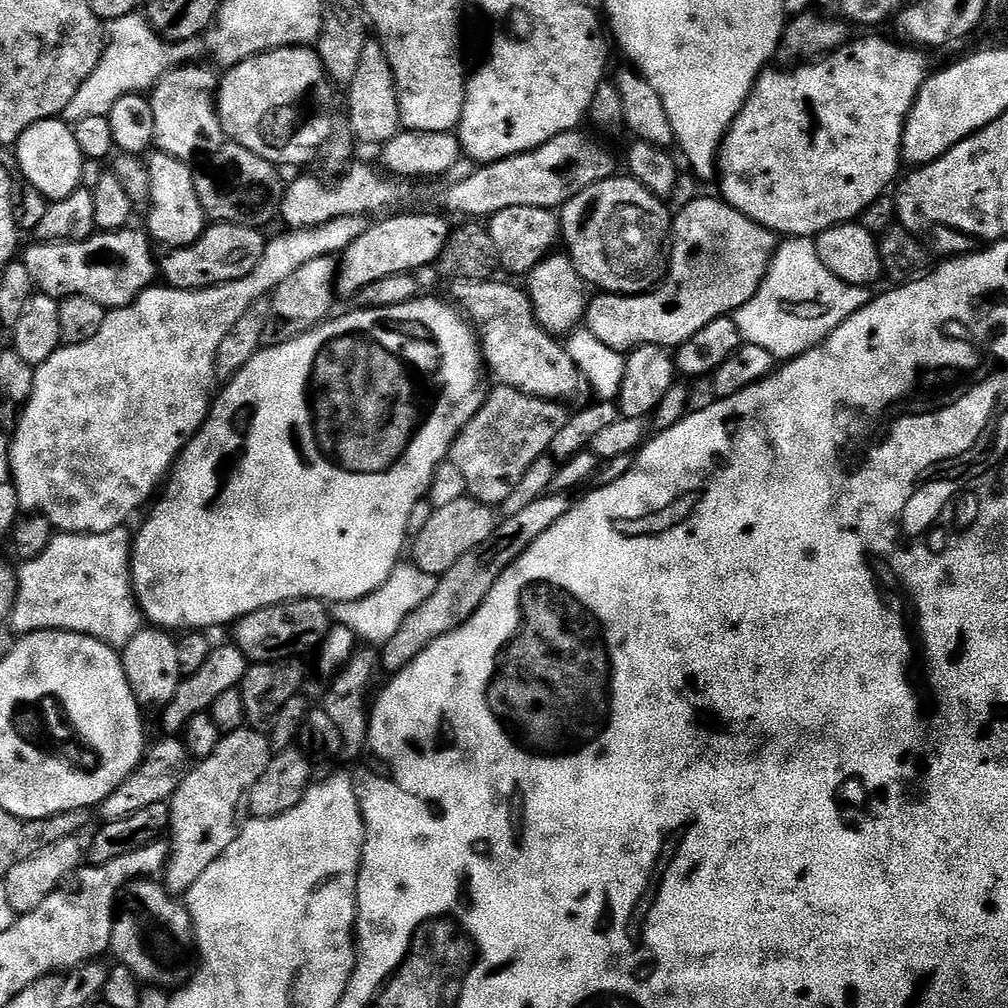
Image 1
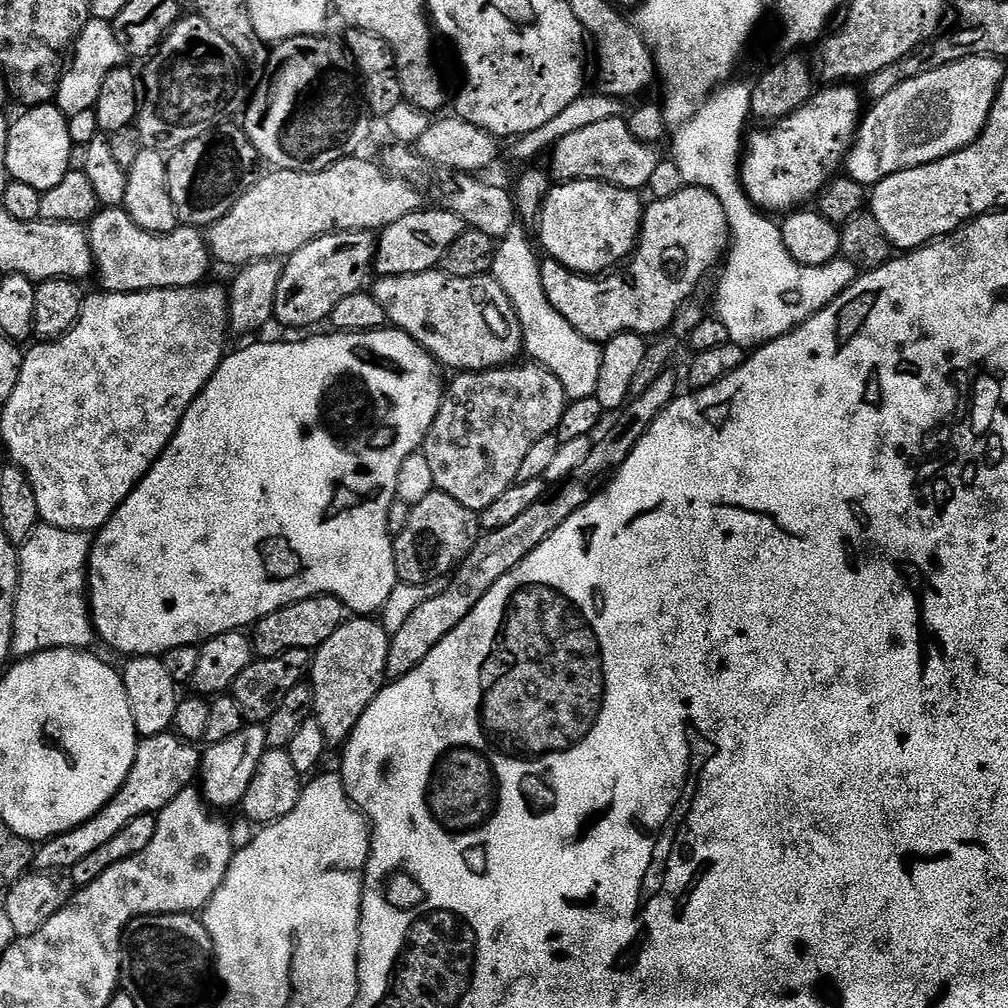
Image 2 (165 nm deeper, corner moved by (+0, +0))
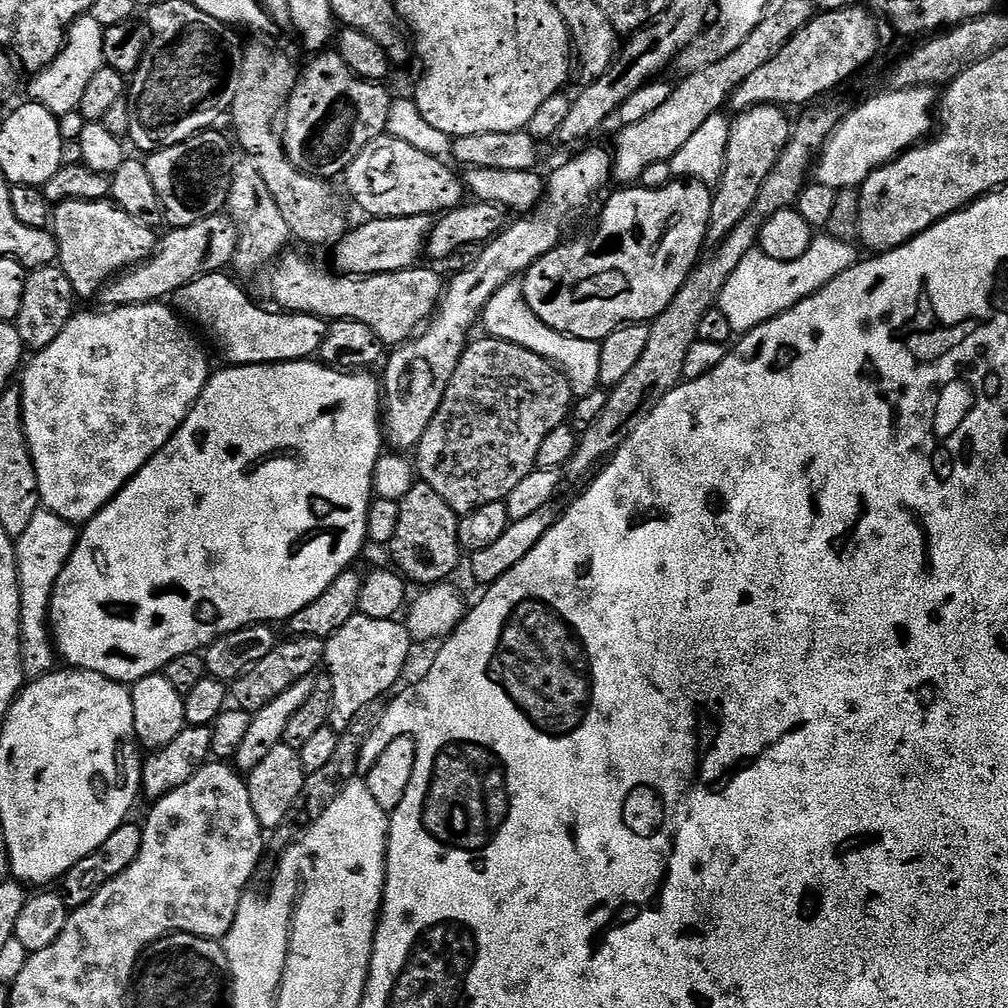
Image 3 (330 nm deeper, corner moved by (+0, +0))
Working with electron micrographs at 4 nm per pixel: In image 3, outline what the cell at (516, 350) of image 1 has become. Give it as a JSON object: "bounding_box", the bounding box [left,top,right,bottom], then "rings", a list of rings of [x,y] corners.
{"bounding_box":[267,251,445,346],"rings":[[[285,251],[267,273],[268,292],[276,303],[273,305],[289,314],[317,316],[325,322],[362,322],[362,326],[370,326],[370,330],[374,330],[384,346],[405,343],[436,311],[436,304],[445,286],[445,281],[440,280],[439,274],[432,268],[413,266],[403,268],[401,272],[345,276],[332,270],[323,272],[315,268],[306,257],[292,251]]]}

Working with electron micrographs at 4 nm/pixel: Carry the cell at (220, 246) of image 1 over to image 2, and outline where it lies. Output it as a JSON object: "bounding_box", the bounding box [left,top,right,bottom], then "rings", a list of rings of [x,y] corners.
{"bounding_box":[86,207,214,292],"rings":[[[123,207],[97,211],[86,228],[92,247],[95,275],[106,292],[149,292],[163,288],[194,288],[205,283],[208,267],[214,261],[201,229],[177,226],[173,232],[159,236],[142,230],[128,217]]]}

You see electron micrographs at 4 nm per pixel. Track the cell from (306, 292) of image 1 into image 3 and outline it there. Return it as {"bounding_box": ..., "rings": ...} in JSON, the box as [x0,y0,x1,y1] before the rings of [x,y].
{"bounding_box":[331,216,434,276],"rings":[[[403,216],[402,218],[368,218],[363,221],[356,229],[345,231],[344,235],[336,241],[331,249],[332,260],[335,271],[345,276],[373,276],[383,272],[401,272],[403,268],[411,268],[417,263],[416,260],[422,256],[425,249],[428,235],[432,233],[434,223],[432,216]]]}

